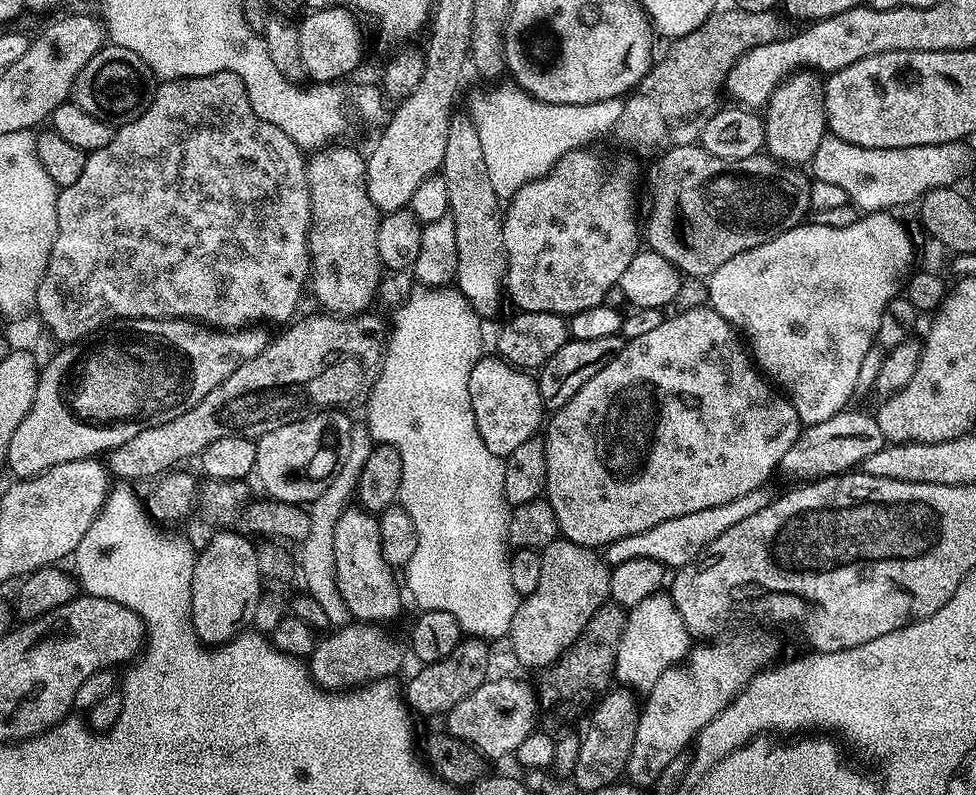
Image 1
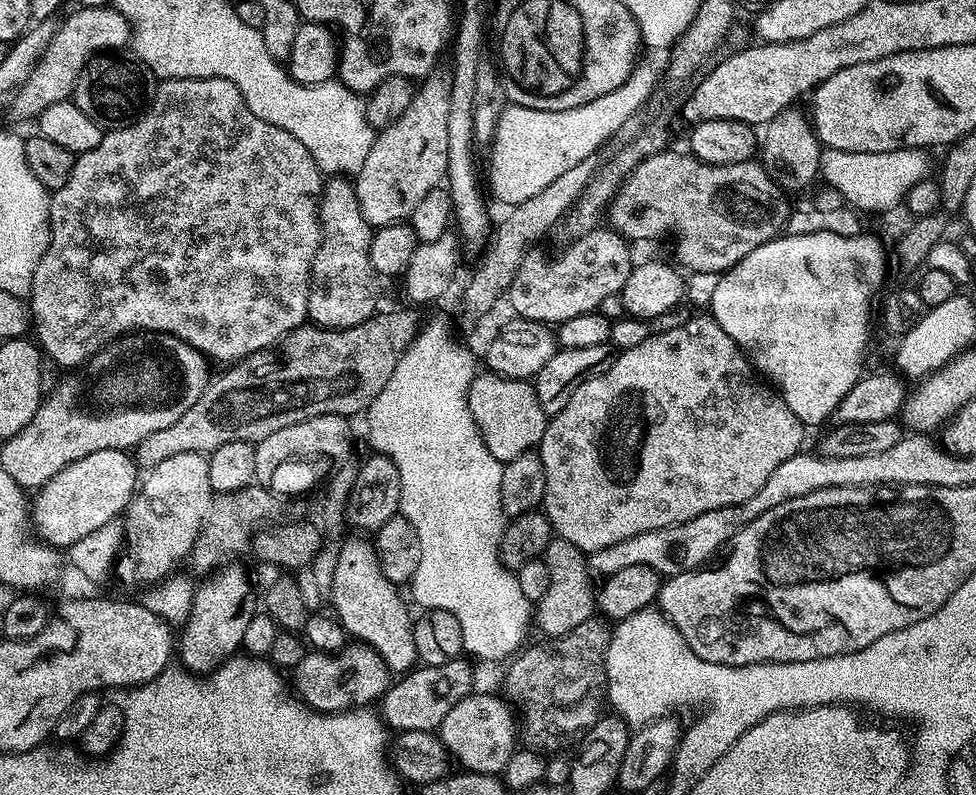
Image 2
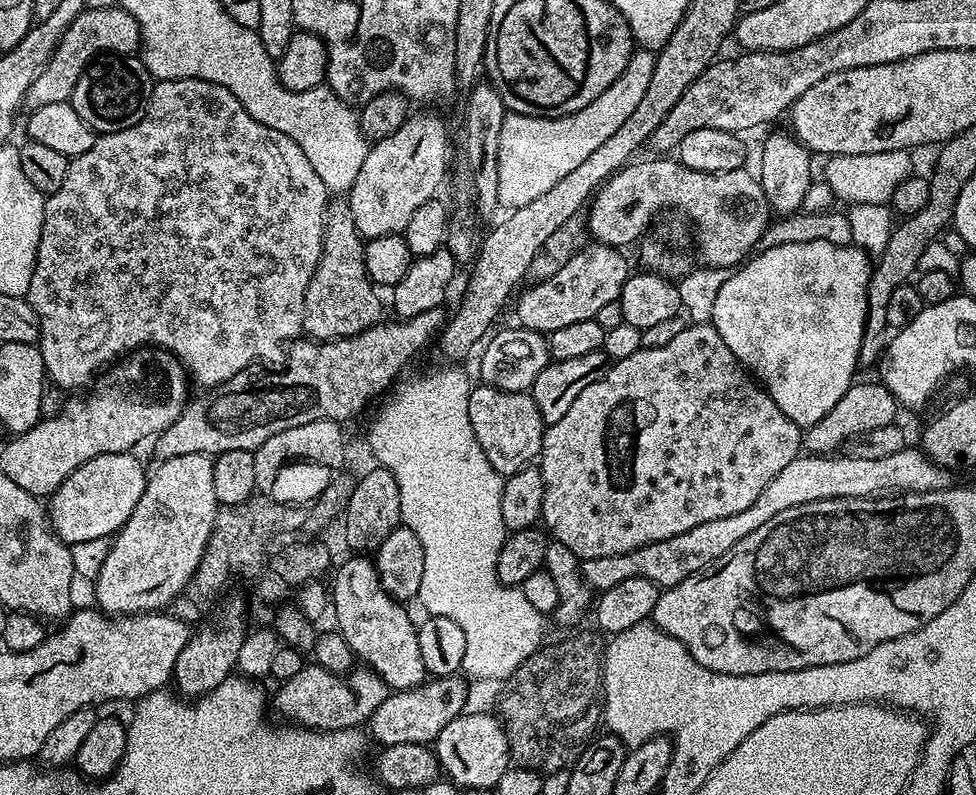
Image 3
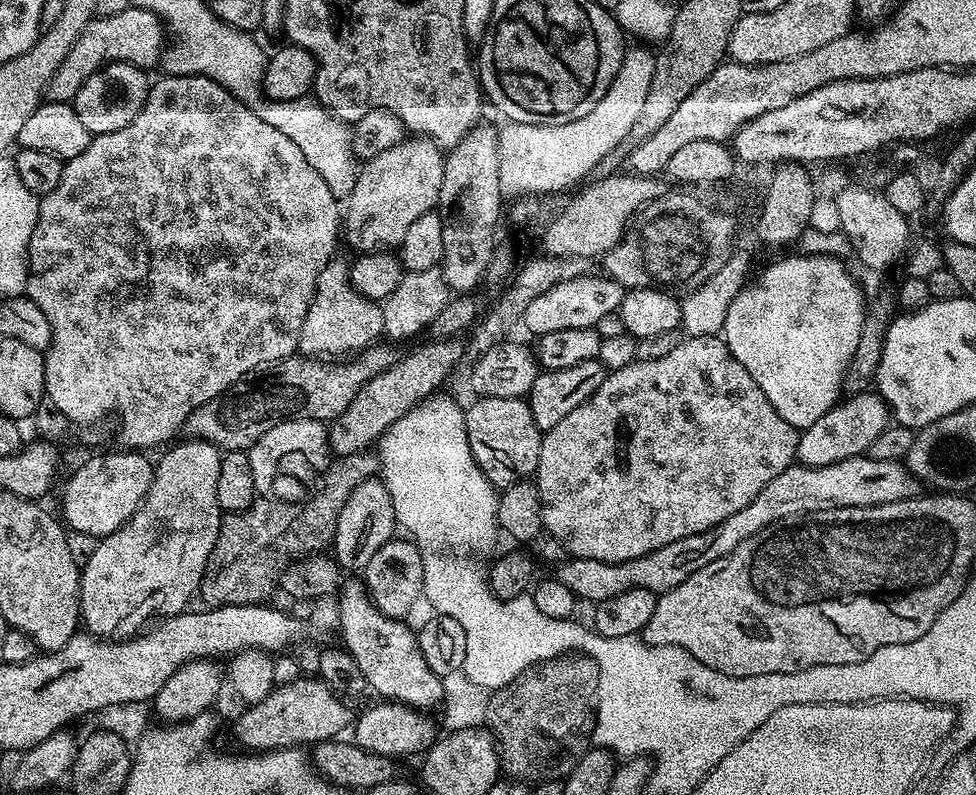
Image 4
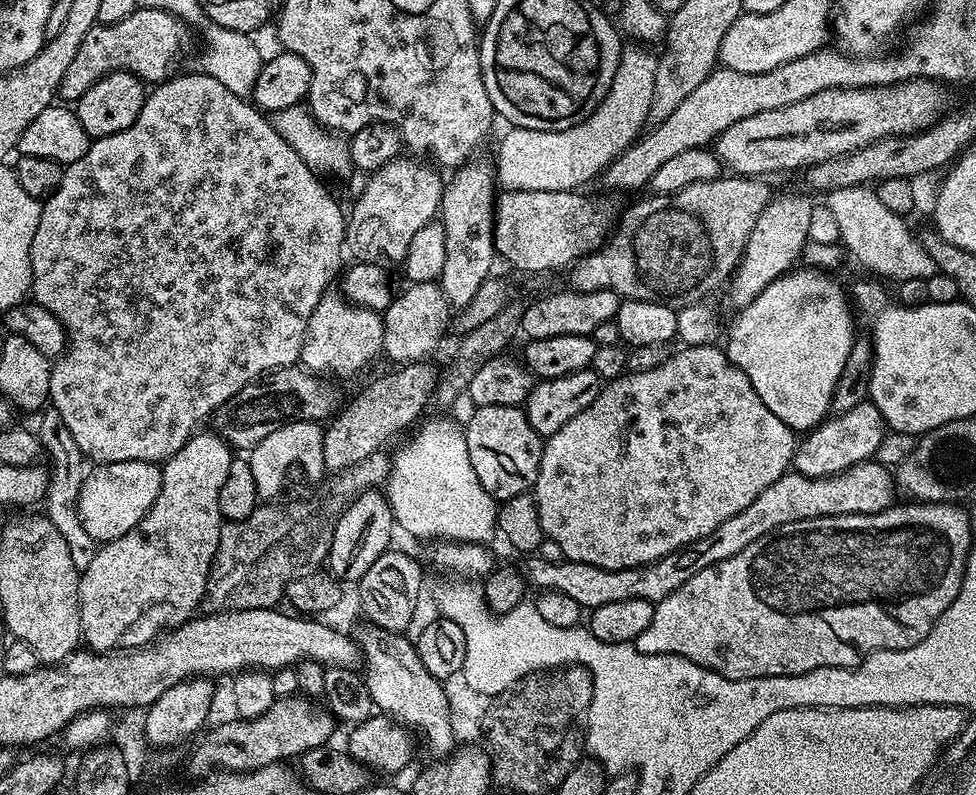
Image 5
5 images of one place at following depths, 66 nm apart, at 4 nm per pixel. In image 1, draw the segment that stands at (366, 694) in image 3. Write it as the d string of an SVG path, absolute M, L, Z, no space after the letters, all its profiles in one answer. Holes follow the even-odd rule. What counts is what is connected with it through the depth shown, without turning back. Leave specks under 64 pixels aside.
M349 622L329 631L325 640L324 637L317 639L316 649L306 661L316 684L324 690L340 694L345 690L363 688L376 680L395 677L395 672L404 664L404 652L380 632L383 631L375 624Z

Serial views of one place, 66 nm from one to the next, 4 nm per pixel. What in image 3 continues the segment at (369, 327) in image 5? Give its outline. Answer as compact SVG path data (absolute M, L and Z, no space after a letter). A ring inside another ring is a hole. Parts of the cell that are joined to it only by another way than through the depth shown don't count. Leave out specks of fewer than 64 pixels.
M340 198L329 203L328 214L324 217L324 245L318 266L314 270L314 278L310 278L310 286L306 290L306 306L304 307L304 332L313 340L345 340L348 336L358 334L370 326L381 323L380 296L377 285L372 283L364 261L365 237L361 236L354 220L352 207L347 199Z

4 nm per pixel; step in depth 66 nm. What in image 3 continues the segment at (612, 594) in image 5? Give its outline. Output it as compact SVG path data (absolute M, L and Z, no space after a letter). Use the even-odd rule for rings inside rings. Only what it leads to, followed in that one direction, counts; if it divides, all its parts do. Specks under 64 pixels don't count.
M906 446L898 450L898 454L890 454L886 458L858 458L855 454L840 456L841 454L801 454L794 458L794 462L782 469L766 485L766 490L758 494L758 499L754 501L746 510L739 514L730 514L727 518L714 518L712 522L702 522L702 526L694 526L694 530L686 530L686 534L674 534L674 538L666 538L660 542L650 542L638 550L630 550L626 554L614 554L610 558L590 558L580 565L580 574L584 578L584 583L589 589L597 593L610 590L610 586L618 586L618 582L626 582L626 578L650 578L660 589L673 588L682 578L690 578L698 570L702 570L708 564L712 564L730 546L742 542L746 534L753 530L758 530L762 522L770 522L774 514L782 514L782 510L790 510L793 506L802 506L806 502L818 502L826 498L862 498L863 496L877 497L881 494L903 494L906 492L933 492L943 488L953 487L953 473L945 468L943 464L936 464L931 458L924 455L919 447L912 448Z

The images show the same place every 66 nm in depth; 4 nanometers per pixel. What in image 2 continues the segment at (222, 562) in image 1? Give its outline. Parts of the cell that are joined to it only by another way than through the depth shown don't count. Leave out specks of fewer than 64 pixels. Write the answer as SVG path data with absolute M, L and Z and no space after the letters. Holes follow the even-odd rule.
M229 562L221 564L215 572L211 573L192 593L192 609L188 615L186 623L183 625L184 633L180 636L180 650L178 646L178 660L189 672L197 674L211 674L214 669L224 665L226 660L231 660L233 656L241 651L246 626L250 626L250 618L258 611L258 596L252 593L252 584L248 581L248 572L240 562Z

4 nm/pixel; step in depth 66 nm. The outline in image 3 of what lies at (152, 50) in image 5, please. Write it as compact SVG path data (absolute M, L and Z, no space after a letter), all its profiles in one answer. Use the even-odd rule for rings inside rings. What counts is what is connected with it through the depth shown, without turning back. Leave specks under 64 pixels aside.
M85 7L84 12L66 30L62 42L58 42L50 62L38 74L38 78L34 78L34 86L30 86L28 91L27 107L41 108L54 102L71 101L78 78L82 78L84 71L97 57L101 54L132 54L141 44L138 22L125 8Z

